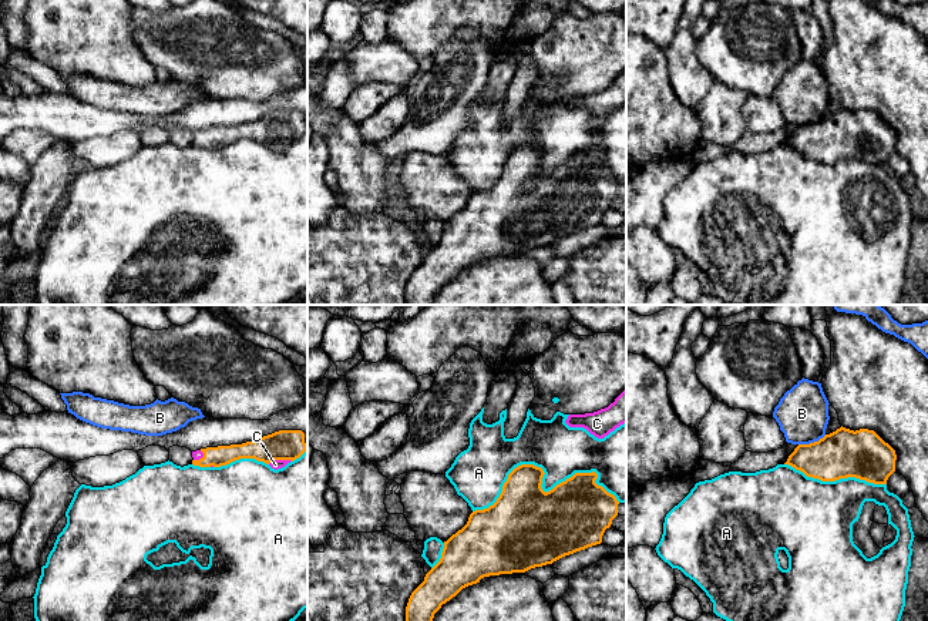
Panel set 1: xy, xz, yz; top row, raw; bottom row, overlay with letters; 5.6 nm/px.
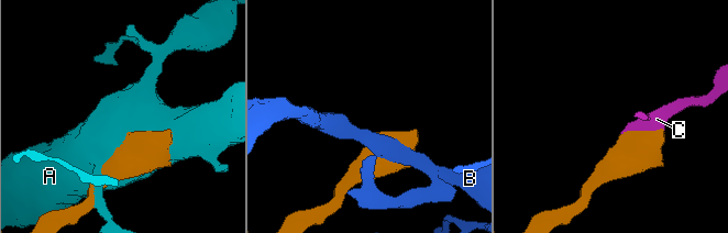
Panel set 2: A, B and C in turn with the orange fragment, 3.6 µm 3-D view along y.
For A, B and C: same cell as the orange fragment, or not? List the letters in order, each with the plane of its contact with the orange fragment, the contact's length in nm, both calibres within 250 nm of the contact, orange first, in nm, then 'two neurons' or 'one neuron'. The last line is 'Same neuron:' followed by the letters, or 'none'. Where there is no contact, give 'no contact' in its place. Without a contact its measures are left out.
A: meets orange in xz; contact 850 nm long; 400 nm thick on the orange side, 300 nm on the other; two neurons
B: meets orange in yz; contact 170 nm long; 280 nm thick on the orange side, 300 nm on the other; two neurons
C: meets orange in xy; contact 140 nm long; 180 nm thick on the orange side, 50 nm on the other; one neuron
Same neuron: C

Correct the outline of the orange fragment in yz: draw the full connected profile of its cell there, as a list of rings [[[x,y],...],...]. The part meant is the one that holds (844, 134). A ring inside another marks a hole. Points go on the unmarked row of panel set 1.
[[[841,107],[818,122],[798,125],[784,145],[821,162],[855,158],[887,165],[895,141],[895,131],[874,111],[854,113]]]

